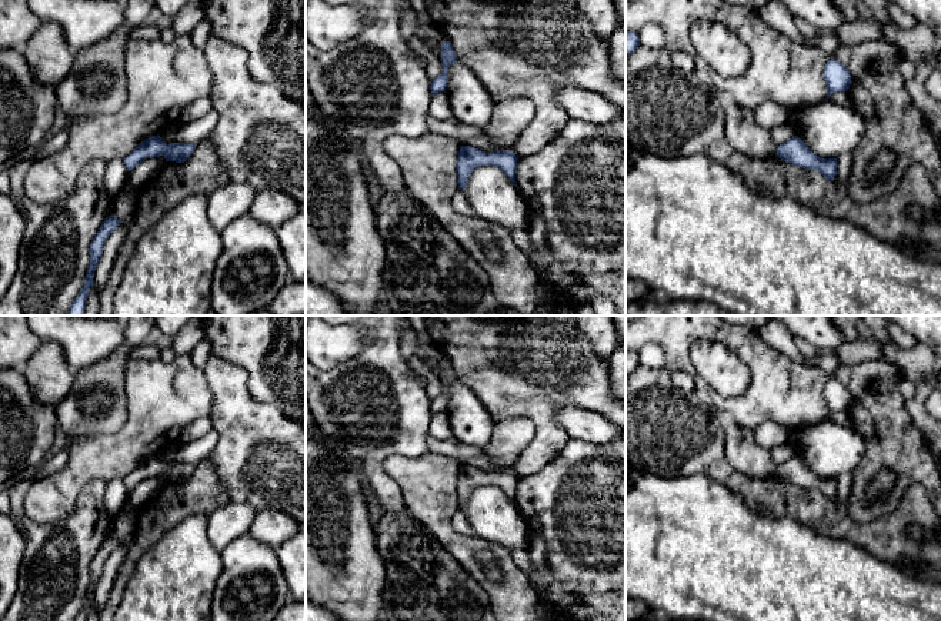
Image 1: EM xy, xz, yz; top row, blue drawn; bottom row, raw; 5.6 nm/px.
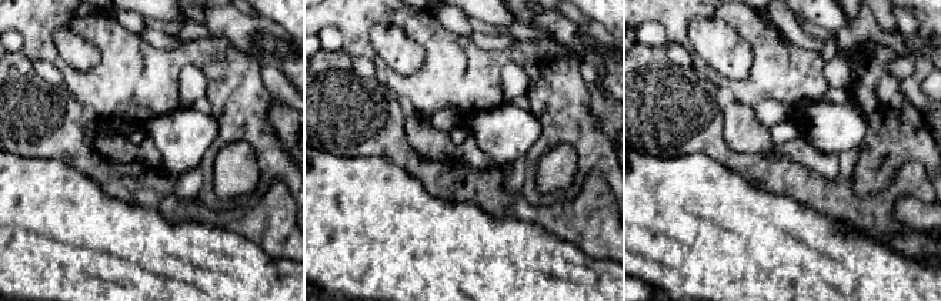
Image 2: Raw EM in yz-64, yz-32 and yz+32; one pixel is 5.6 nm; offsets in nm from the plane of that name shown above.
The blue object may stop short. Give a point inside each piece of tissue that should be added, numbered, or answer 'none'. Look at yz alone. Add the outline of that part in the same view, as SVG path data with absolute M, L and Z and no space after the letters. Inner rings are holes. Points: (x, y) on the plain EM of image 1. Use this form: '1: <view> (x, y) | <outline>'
none

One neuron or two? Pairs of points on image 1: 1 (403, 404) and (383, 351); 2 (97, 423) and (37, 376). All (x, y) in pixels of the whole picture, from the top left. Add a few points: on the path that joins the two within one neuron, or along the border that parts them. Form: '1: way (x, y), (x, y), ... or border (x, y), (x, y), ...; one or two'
1: way (397, 391), (391, 374), (383, 364); one
2: border (76, 371), (72, 389), (54, 407); two

